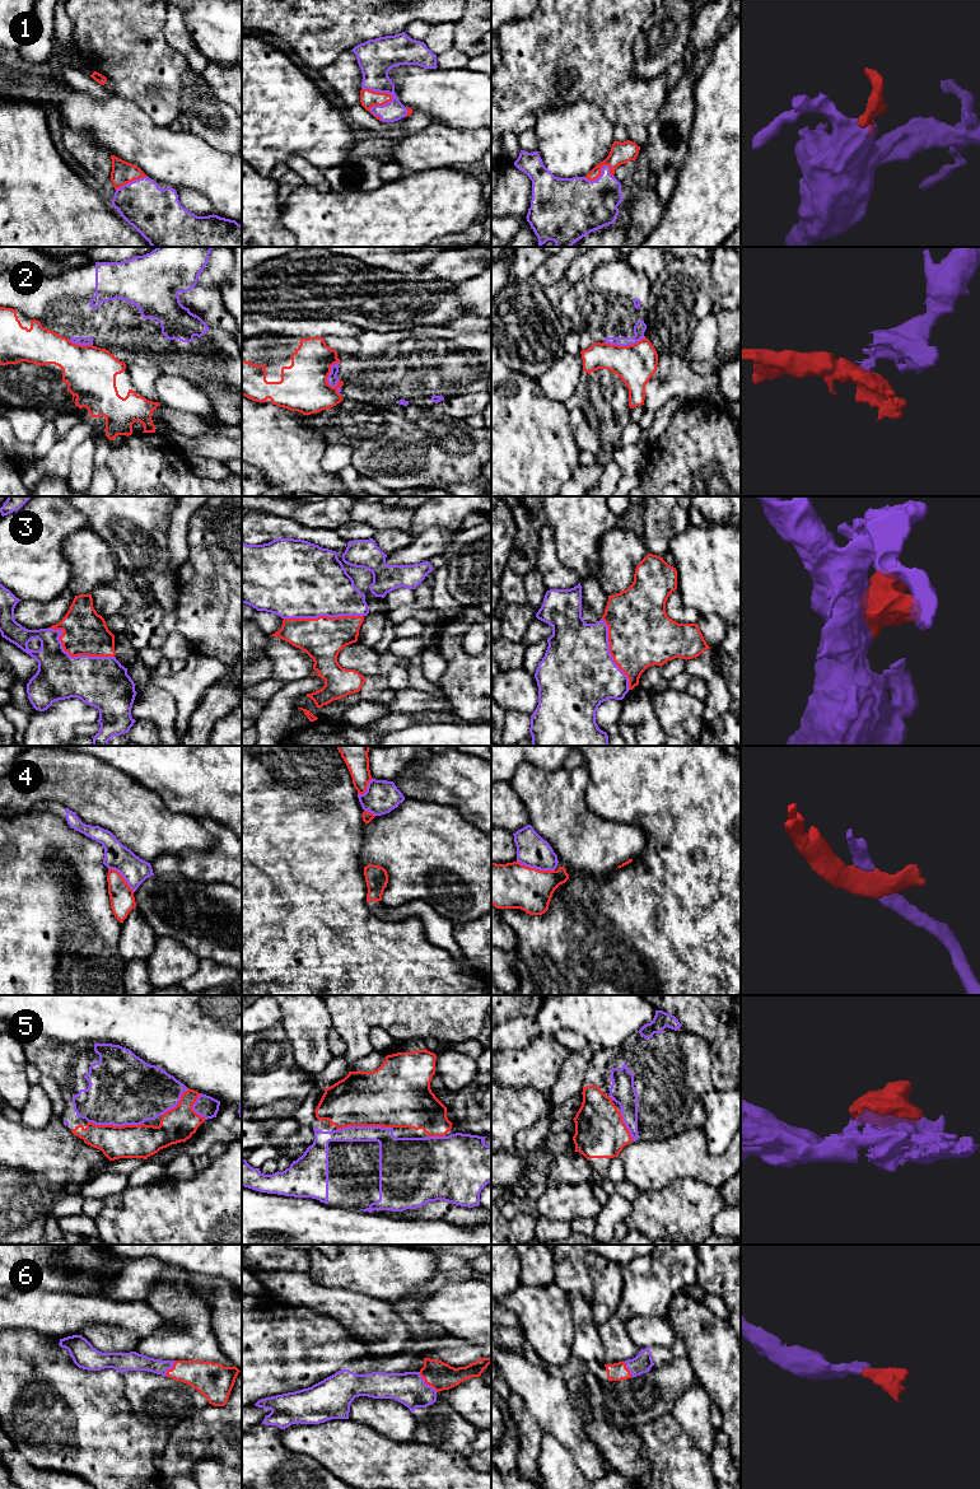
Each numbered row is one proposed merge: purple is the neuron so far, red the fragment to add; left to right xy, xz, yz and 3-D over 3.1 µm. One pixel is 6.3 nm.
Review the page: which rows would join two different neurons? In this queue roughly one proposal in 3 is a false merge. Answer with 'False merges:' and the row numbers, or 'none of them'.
False merges: 2, 4

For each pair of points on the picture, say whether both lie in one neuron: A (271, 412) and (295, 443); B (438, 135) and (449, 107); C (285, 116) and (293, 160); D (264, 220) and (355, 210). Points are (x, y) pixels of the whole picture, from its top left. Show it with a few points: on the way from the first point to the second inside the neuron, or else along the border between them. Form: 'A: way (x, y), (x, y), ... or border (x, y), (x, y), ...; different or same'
A: way (271, 421), (286, 439); same
B: border (433, 122), (471, 129); different
C: border (285, 160), (292, 155), (302, 155), (318, 169); different
D: border (283, 205), (280, 224), (293, 233); different

